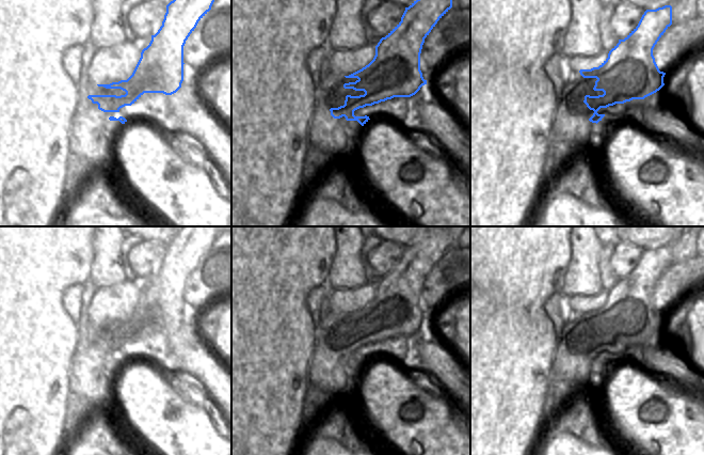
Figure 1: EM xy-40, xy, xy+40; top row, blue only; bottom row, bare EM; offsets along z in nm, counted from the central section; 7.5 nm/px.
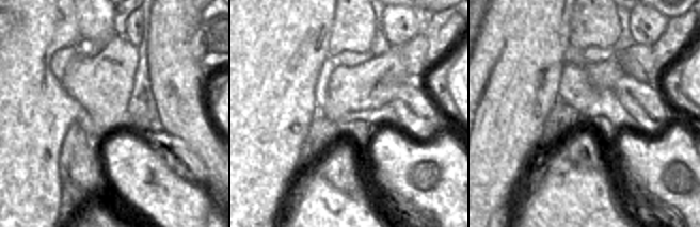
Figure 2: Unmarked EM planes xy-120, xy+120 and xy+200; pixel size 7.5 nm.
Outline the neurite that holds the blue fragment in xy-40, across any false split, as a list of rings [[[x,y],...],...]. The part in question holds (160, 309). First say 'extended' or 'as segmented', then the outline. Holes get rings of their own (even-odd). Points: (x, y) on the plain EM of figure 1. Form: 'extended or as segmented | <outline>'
as segmented | [[[180,226],[177,235],[166,245],[166,252],[162,265],[151,274],[149,284],[141,292],[141,297],[127,319],[110,324],[97,324],[106,328],[121,328],[125,334],[89,334],[93,343],[103,351],[119,351],[125,345],[134,343],[144,332],[176,332],[183,320],[183,285],[198,261],[211,249],[218,235],[218,226]]]

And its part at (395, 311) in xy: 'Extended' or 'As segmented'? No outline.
As segmented.

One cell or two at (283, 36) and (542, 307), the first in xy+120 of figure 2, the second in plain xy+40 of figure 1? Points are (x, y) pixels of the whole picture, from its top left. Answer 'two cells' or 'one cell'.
one cell

